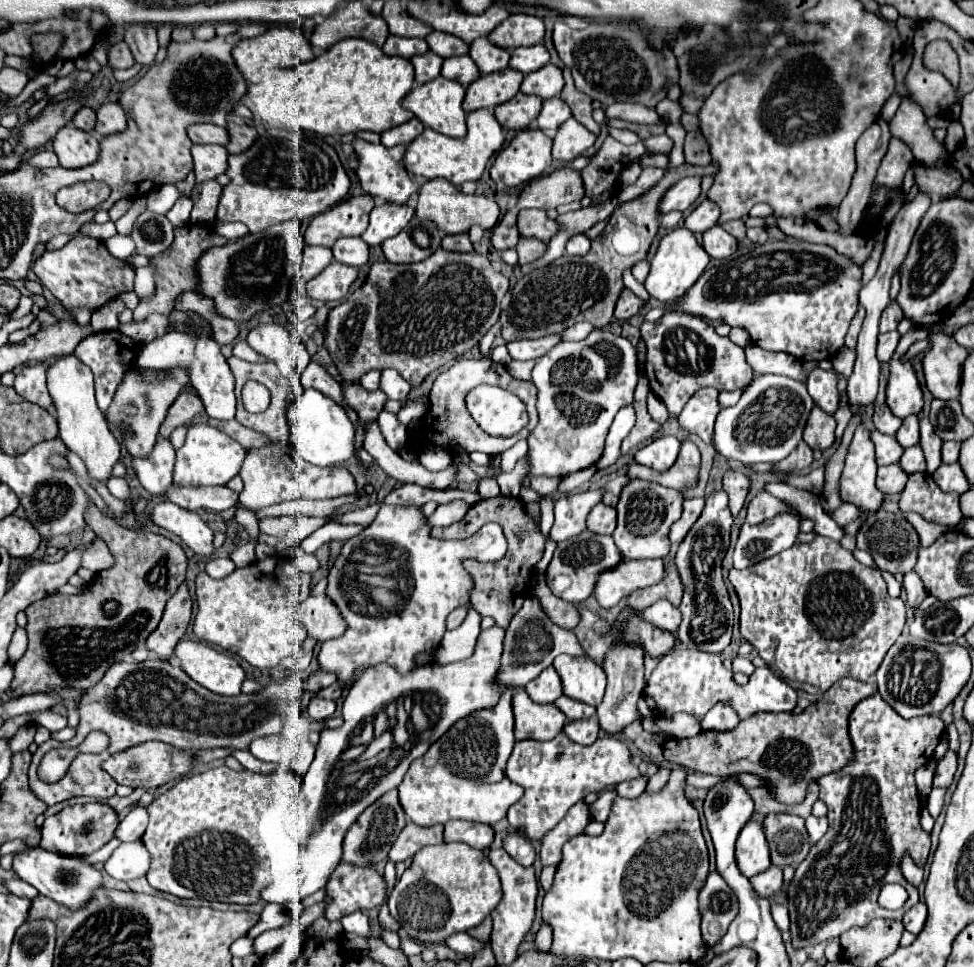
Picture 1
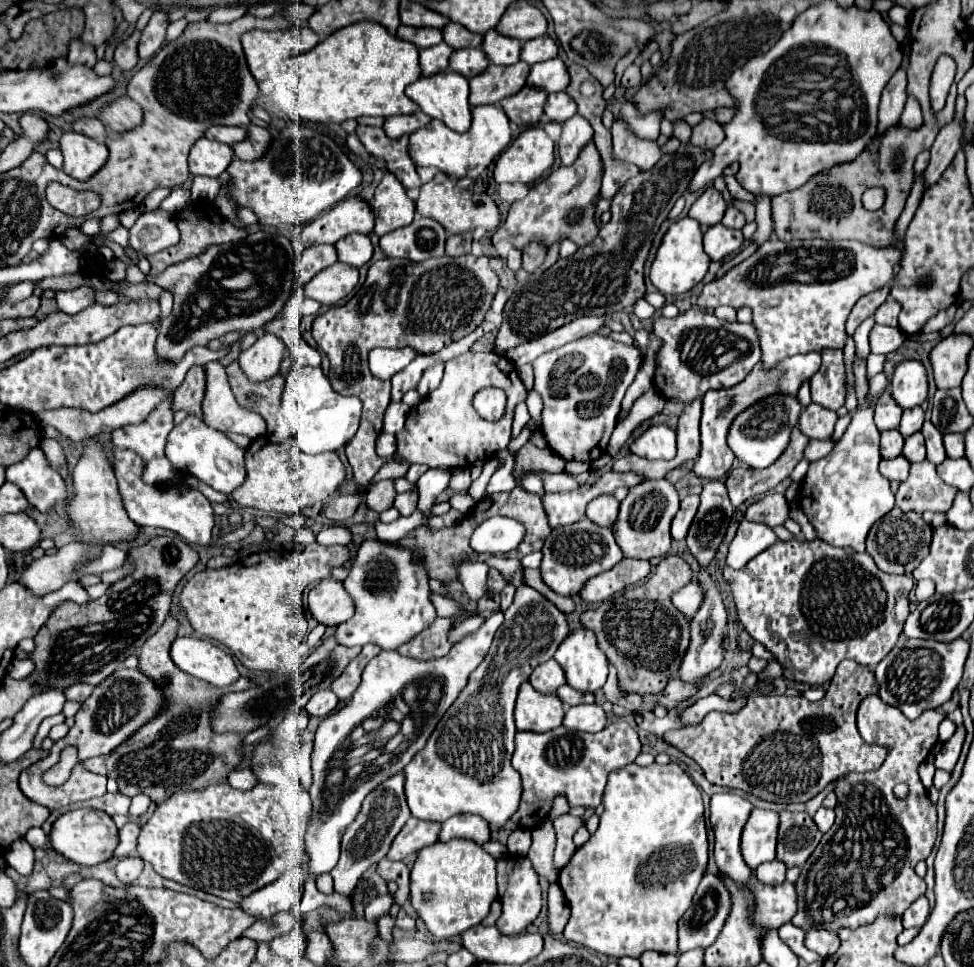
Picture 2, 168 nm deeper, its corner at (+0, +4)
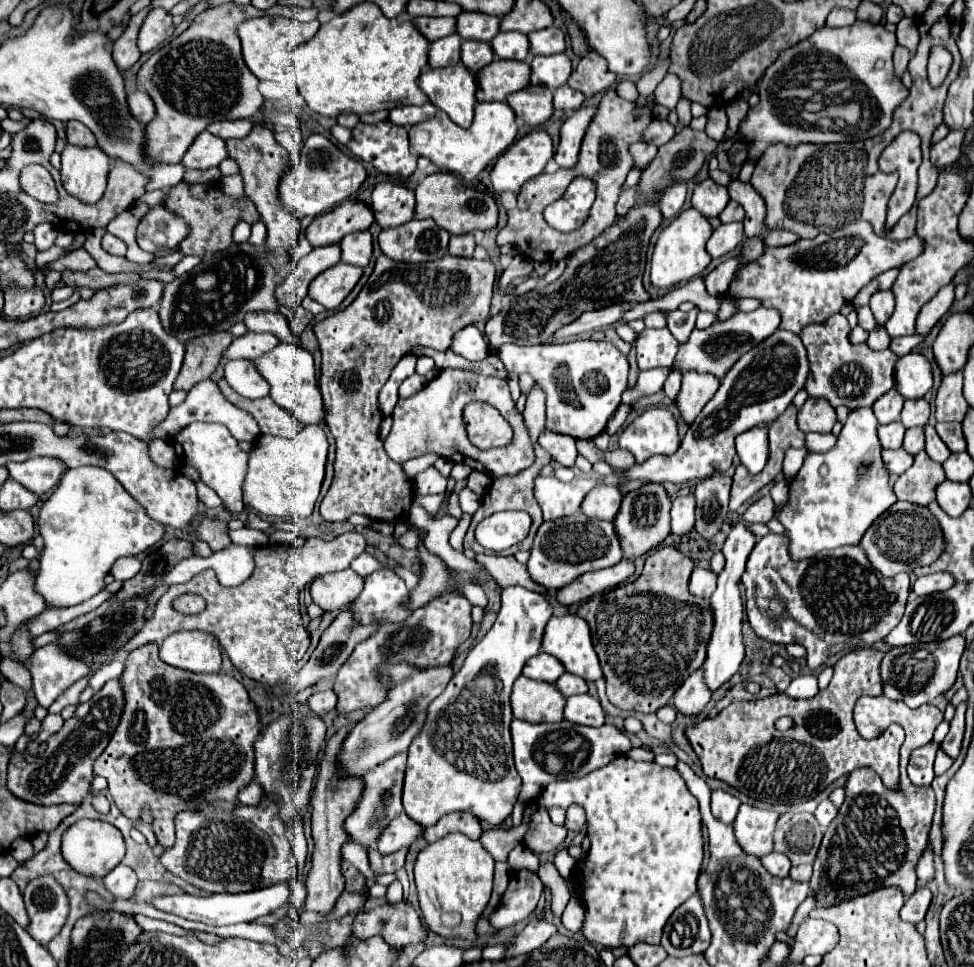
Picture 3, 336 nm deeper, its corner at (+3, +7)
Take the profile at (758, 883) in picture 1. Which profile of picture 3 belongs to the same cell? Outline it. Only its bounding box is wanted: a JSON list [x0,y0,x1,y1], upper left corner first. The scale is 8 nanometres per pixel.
[761,851,791,877]

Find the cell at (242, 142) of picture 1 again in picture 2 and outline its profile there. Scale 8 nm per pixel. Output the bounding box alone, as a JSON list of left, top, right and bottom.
[234,124,272,162]

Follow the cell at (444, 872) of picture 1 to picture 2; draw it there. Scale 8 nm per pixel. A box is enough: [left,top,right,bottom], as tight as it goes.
[410,838,498,940]

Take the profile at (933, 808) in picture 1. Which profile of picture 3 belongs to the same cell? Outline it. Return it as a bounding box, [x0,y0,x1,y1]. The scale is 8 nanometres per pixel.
[935,749,953,777]

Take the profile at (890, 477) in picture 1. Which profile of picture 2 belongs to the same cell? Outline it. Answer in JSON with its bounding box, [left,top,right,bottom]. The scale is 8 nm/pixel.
[880,456,910,482]

